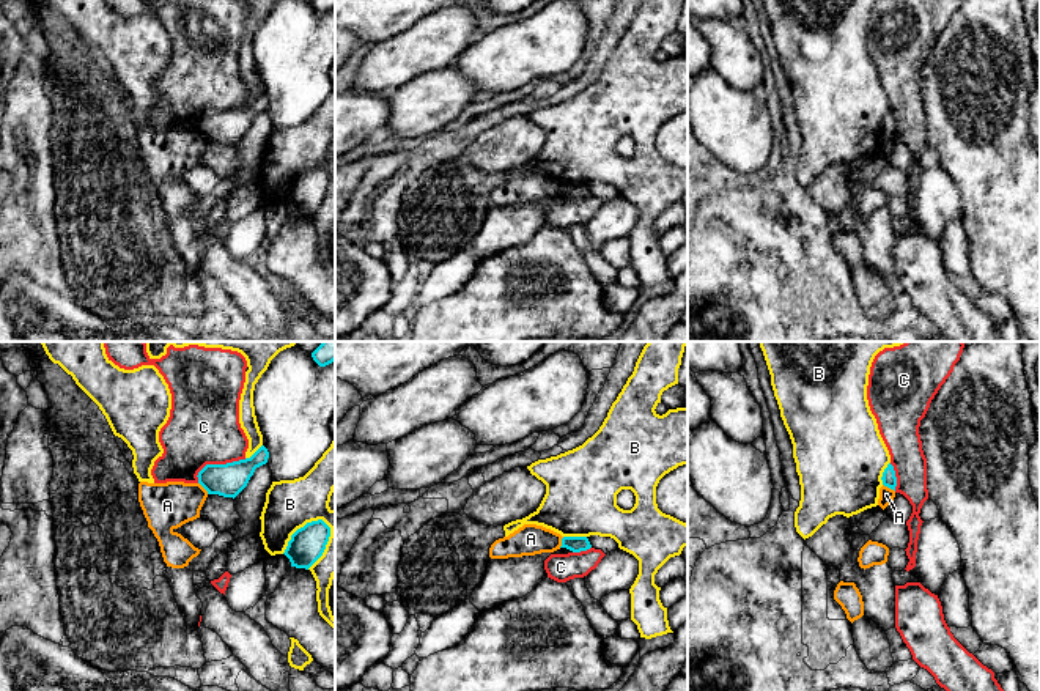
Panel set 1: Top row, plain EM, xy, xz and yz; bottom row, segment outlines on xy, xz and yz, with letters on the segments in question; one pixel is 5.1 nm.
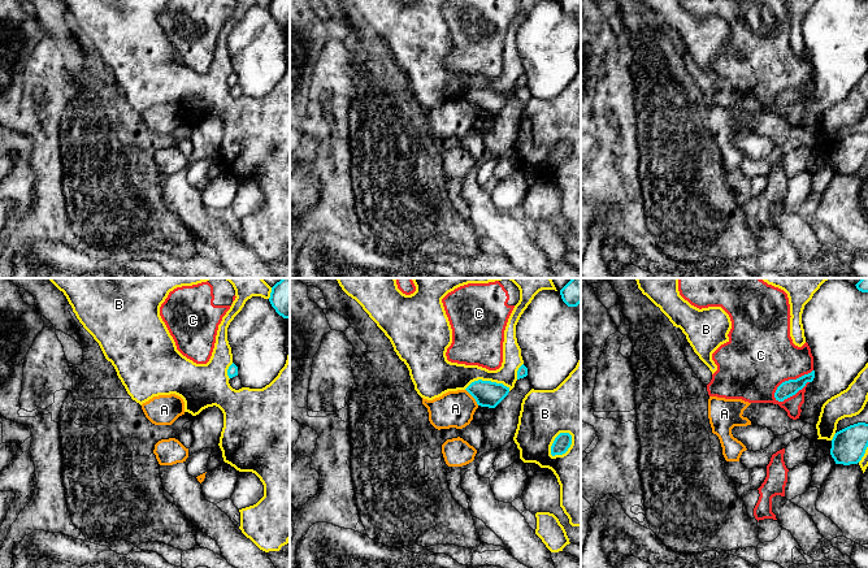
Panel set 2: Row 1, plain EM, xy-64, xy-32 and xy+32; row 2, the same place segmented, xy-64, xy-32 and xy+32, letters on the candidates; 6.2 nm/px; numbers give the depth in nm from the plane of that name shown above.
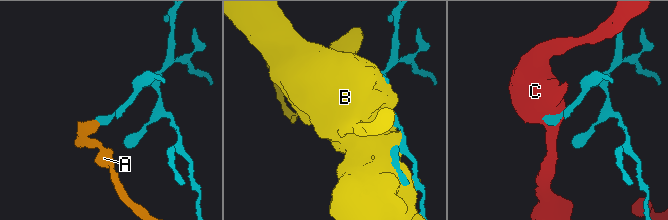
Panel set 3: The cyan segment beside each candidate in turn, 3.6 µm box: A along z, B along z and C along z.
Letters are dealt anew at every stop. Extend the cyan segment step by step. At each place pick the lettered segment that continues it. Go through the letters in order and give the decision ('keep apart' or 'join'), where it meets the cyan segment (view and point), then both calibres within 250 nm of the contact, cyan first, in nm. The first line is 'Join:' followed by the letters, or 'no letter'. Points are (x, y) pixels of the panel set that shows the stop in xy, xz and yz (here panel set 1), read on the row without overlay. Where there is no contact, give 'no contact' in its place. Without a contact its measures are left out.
Join: no letter
A: keep apart; contact yz (889, 134); calibres 70 and 80 nm
B: keep apart; contact xy (304, 173); calibres 180 and 260 nm
C: keep apart; contact xy (217, 112); calibres 170 and 360 nm

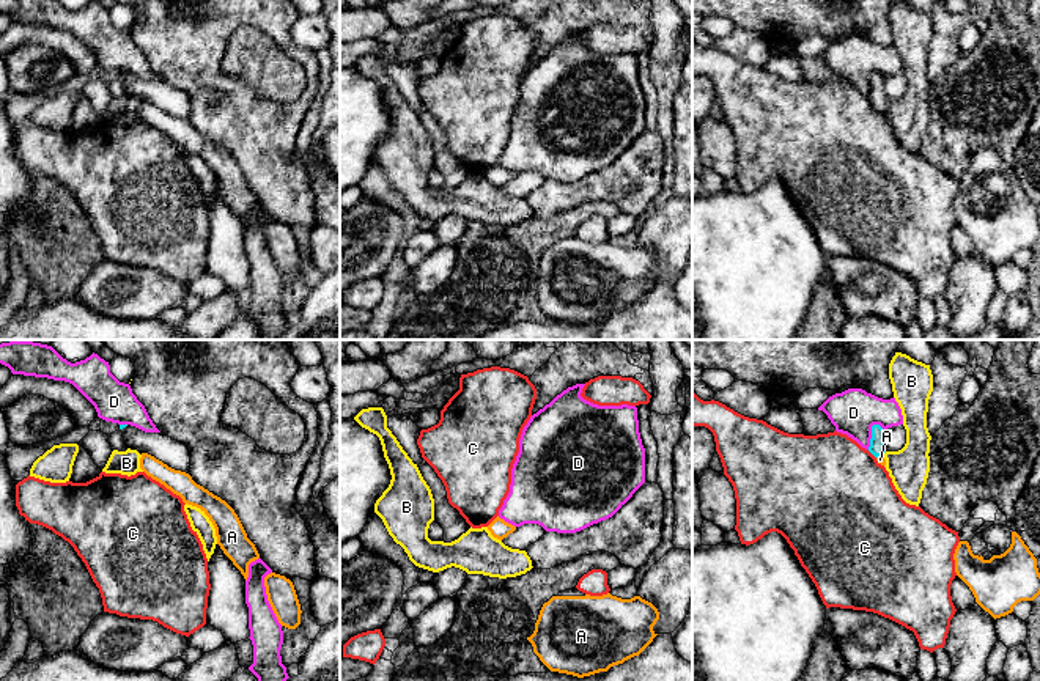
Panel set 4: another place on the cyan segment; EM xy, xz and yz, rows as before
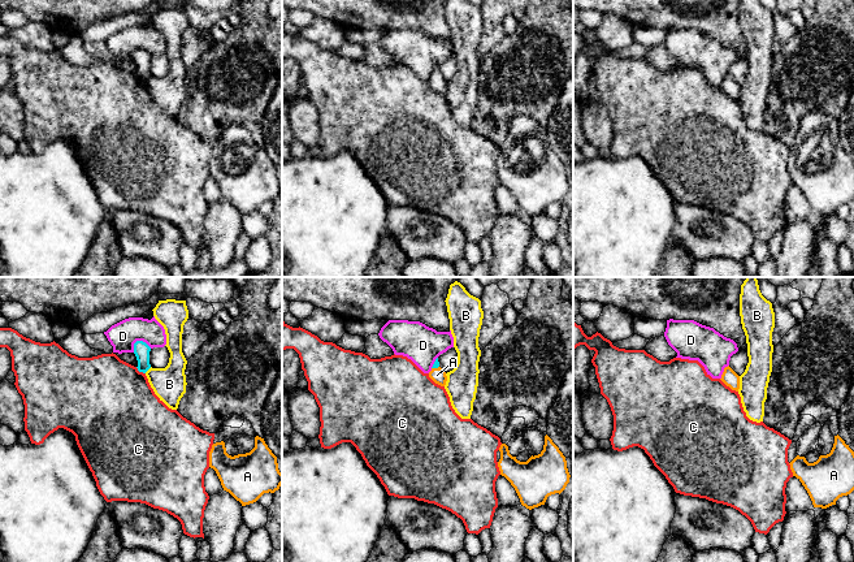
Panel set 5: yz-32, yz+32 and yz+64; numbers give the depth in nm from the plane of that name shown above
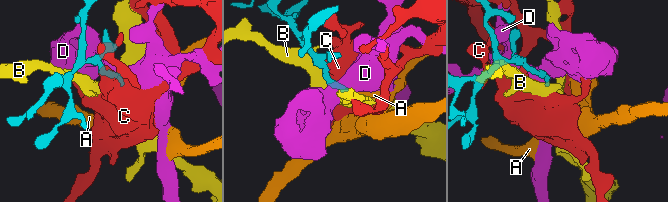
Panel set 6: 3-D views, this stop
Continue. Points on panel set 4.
Join: A
A: join; contact yz (878, 103); calibres 80 and 40 nm
B: keep apart; contact yz (883, 101); calibres 80 and 200 nm
C: keep apart; contact yz (872, 101); calibres 80 and 480 nm
D: keep apart; contact yz (872, 82); calibres 80 and 240 nm

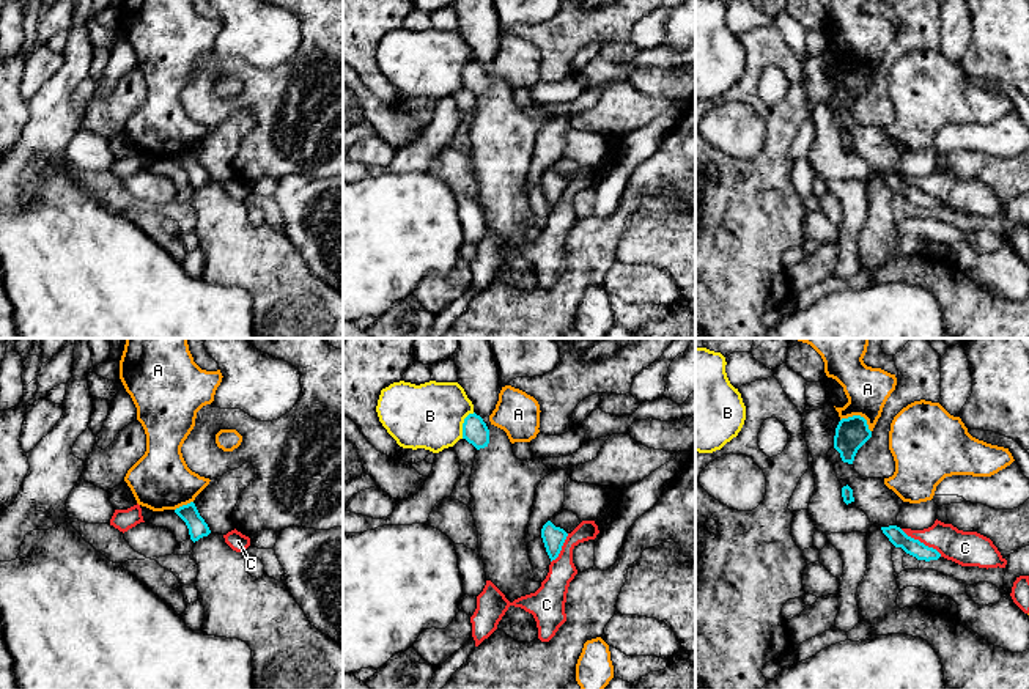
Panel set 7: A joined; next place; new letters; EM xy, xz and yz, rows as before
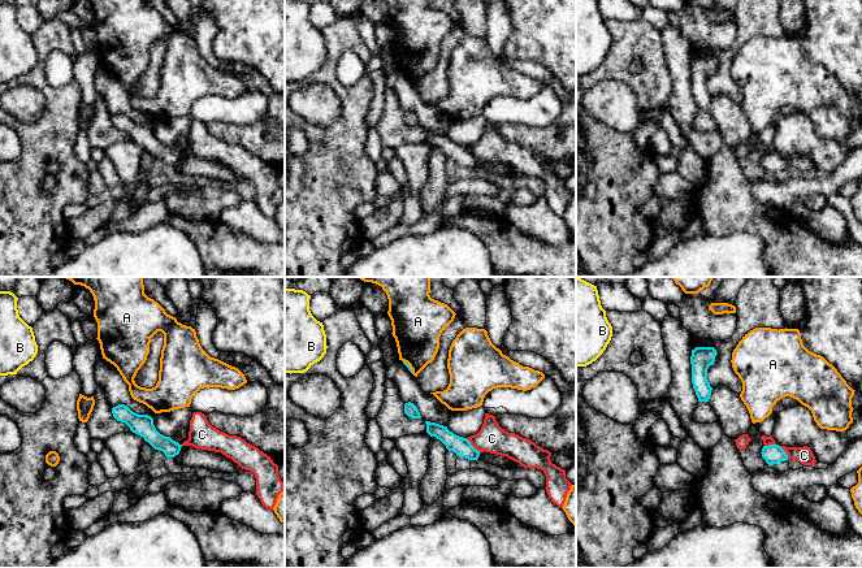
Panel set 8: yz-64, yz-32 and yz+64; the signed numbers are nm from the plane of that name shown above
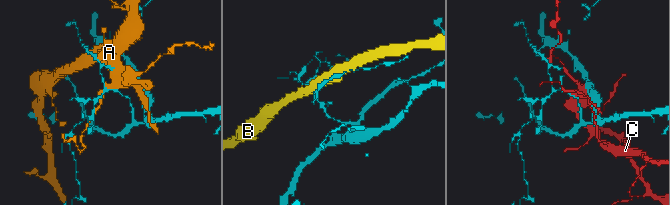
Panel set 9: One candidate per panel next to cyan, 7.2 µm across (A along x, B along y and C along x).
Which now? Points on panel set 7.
Join: no letter
A: keep apart; contact yz (859, 63); calibres 170 and 220 nm
B: keep apart; contact xz (463, 71); calibres 130 and 340 nm
C: keep apart; contact yz (919, 189); calibres 90 and 180 nm

